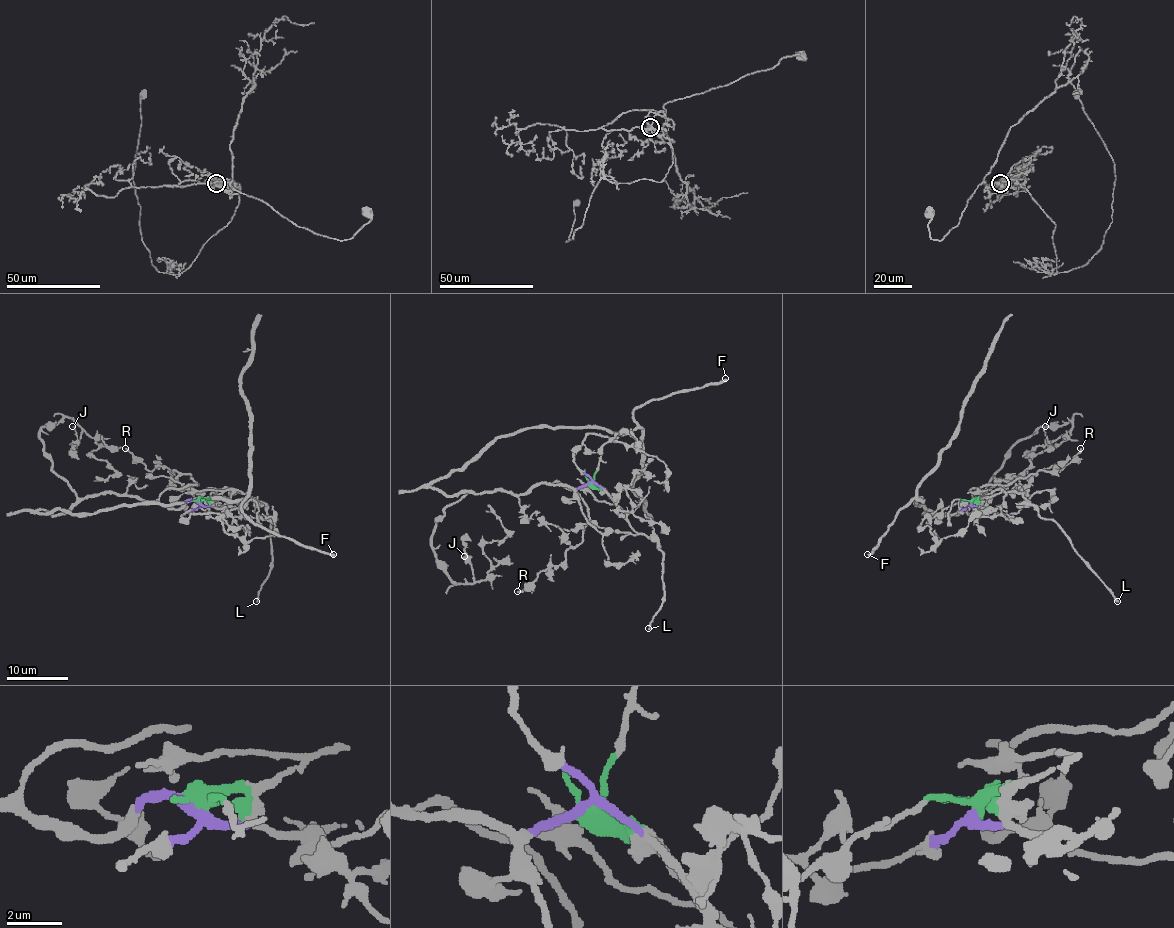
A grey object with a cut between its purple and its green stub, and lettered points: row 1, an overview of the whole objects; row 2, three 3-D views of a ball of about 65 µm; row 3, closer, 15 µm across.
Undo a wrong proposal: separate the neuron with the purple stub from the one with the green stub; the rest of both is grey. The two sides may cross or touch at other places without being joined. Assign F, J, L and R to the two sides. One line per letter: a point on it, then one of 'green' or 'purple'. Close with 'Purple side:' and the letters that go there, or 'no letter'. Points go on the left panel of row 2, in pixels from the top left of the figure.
F: at (333, 554); purple
J: at (72, 426); purple
L: at (256, 601); green
R: at (125, 448); purple
Purple side: F, J, R

